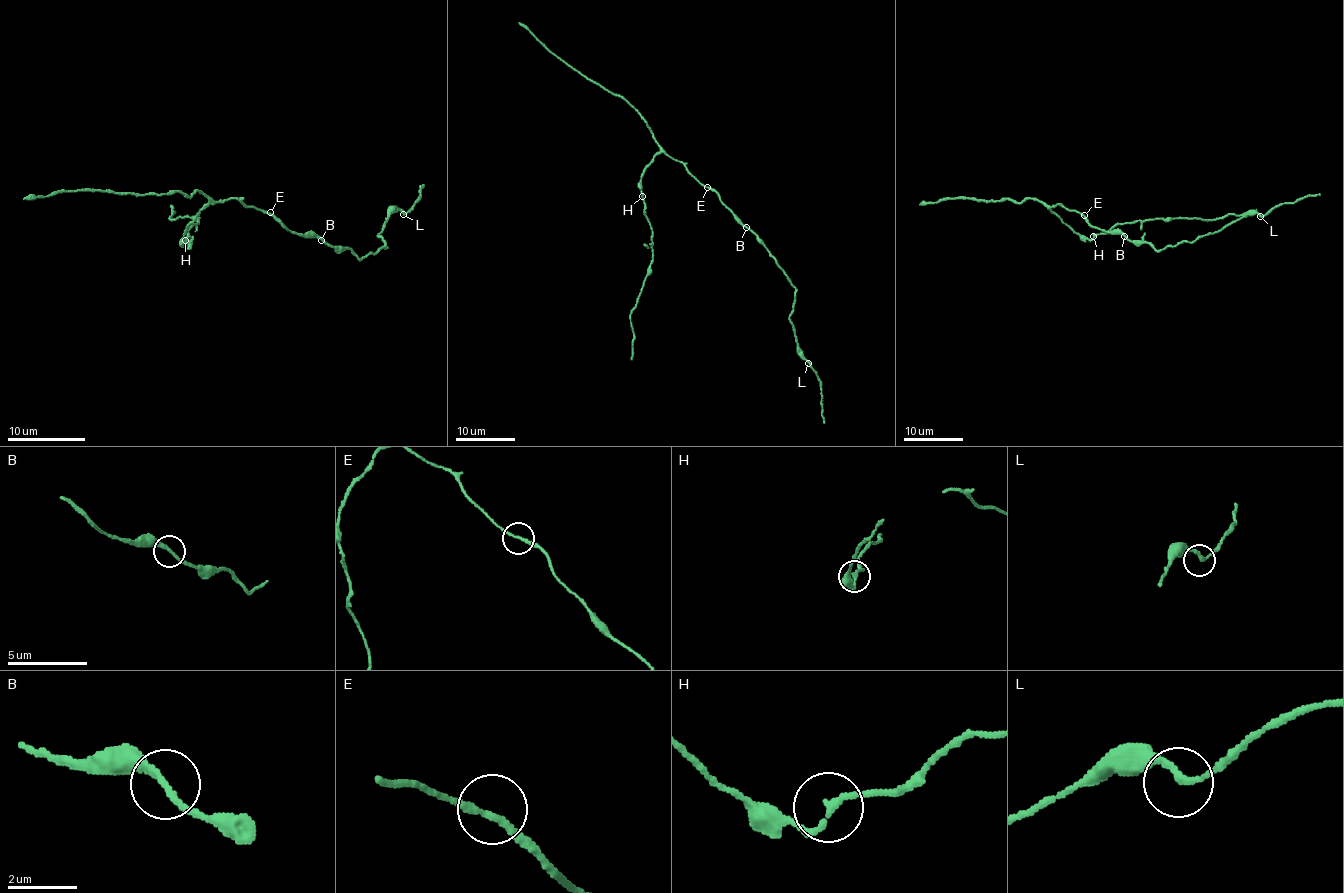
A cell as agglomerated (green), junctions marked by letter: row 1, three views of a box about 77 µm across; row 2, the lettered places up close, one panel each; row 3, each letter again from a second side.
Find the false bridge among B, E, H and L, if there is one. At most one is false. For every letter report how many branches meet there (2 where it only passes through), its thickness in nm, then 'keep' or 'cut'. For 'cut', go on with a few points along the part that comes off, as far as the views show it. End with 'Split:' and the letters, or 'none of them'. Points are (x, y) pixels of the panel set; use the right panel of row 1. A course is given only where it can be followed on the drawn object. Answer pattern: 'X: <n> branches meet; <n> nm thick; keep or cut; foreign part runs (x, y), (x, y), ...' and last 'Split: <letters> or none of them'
B: 2 branches meet; 180 nm thick; keep
E: 2 branches meet; 180 nm thick; keep
H: 2 branches meet; 180 nm thick; keep
L: 2 branches meet; 180 nm thick; keep
Split: none of them

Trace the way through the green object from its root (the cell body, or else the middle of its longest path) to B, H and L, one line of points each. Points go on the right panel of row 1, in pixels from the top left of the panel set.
B: (1084, 216), (1093, 227), (1120, 231), (1124, 236)
H: (1084, 216), (1060, 204), (1048, 207), (1075, 233), (1090, 240), (1093, 236)
L: (1084, 216), (1093, 227), (1120, 231), (1129, 240), (1147, 241), (1157, 250), (1194, 241), (1243, 216), (1260, 216)

